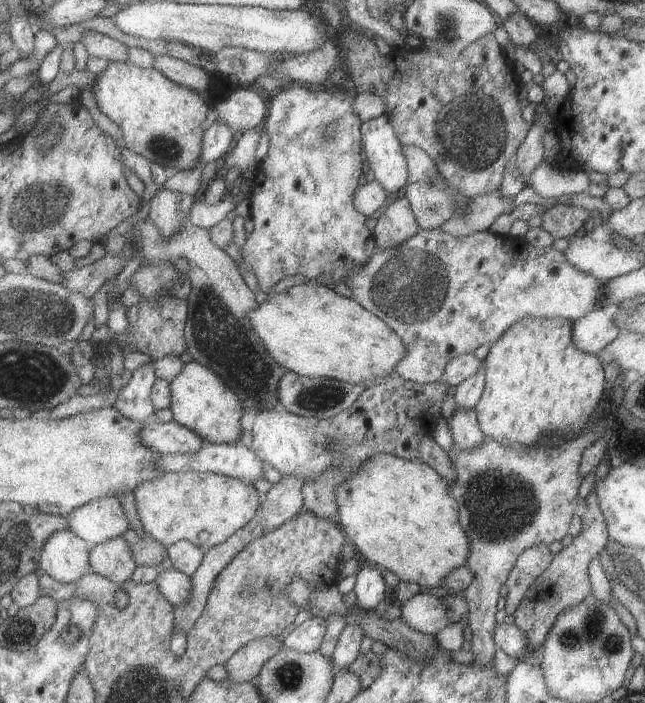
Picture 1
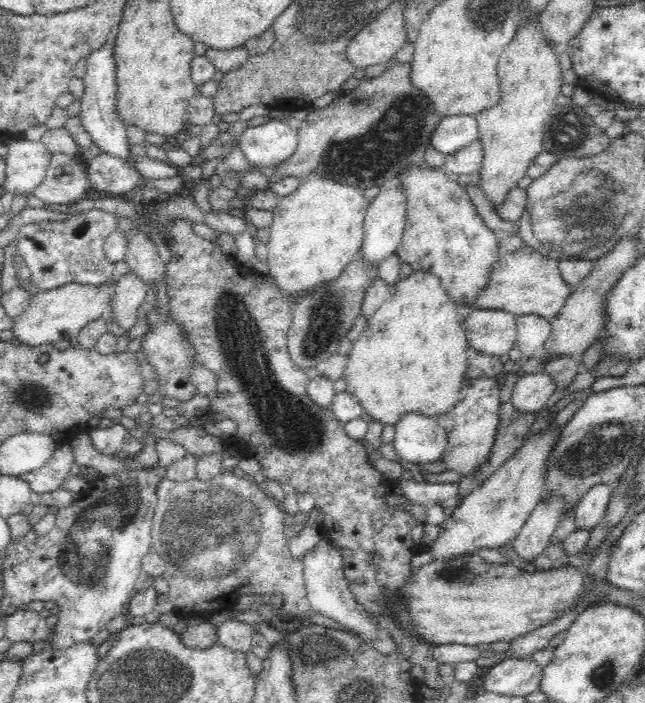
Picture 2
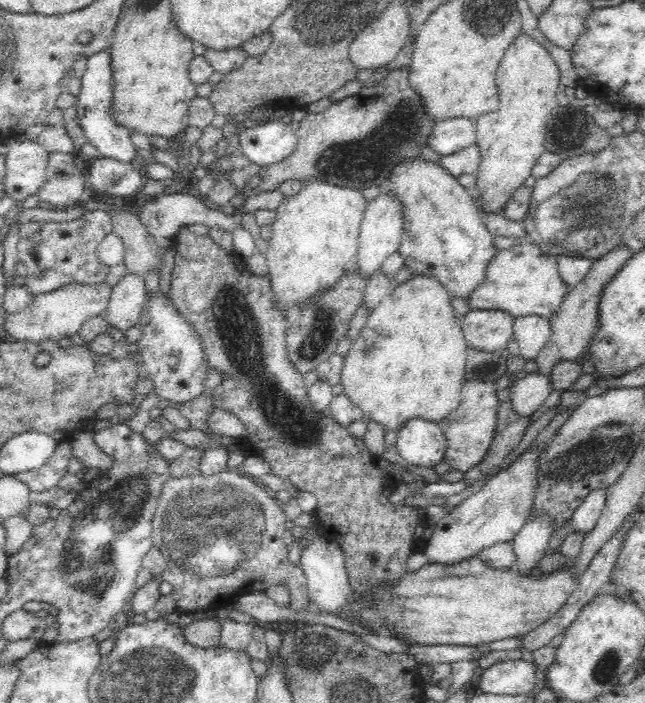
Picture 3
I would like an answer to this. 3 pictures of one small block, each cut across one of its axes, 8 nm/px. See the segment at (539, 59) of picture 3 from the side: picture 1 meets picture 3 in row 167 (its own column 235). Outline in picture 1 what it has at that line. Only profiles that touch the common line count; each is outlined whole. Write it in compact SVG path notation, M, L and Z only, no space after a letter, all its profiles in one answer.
M164 472L137 484L133 498L144 532L165 547L178 540L189 540L203 553L247 524L261 504L261 494L253 485L215 472Z

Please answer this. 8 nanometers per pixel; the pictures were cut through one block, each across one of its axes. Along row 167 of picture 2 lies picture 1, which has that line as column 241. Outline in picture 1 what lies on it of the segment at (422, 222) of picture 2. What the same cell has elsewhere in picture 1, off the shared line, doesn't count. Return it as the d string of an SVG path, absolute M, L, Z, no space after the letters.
M185 358L185 366L170 382L171 402L168 408L172 412L172 420L181 426L193 430L201 440L211 444L235 444L240 442L241 404L237 396L214 370L199 364L193 359Z

